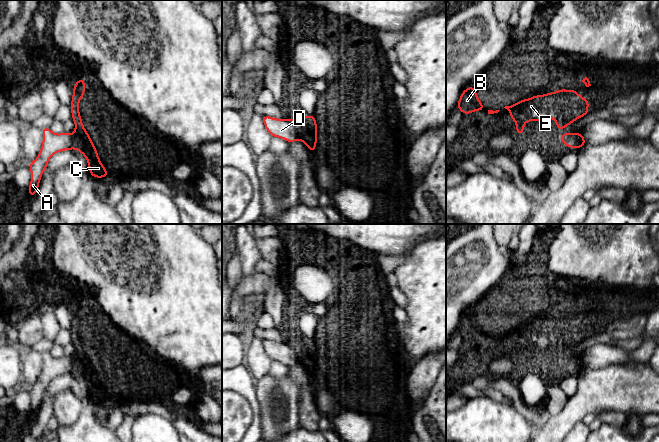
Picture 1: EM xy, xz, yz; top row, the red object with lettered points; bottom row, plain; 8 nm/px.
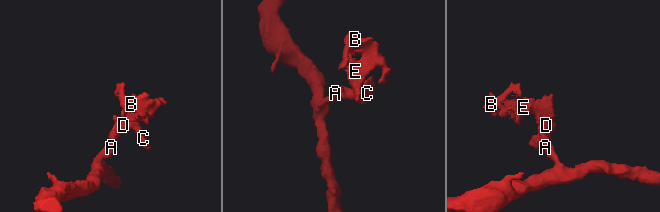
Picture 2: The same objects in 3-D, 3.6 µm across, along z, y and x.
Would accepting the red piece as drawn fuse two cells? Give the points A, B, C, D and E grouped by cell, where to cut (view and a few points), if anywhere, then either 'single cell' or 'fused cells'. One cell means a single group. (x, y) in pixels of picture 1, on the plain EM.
groups A D / B C E; cut xz (294, 344), (299, 362); fused cells

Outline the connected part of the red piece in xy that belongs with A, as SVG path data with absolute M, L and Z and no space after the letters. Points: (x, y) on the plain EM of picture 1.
M50 351L42 352L43 366L38 381L29 388L31 406L27 414L31 421L35 421L40 403L48 391L48 385L57 376L75 372L73 359L68 357L54 358Z

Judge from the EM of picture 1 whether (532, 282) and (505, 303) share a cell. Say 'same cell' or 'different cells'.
same cell

